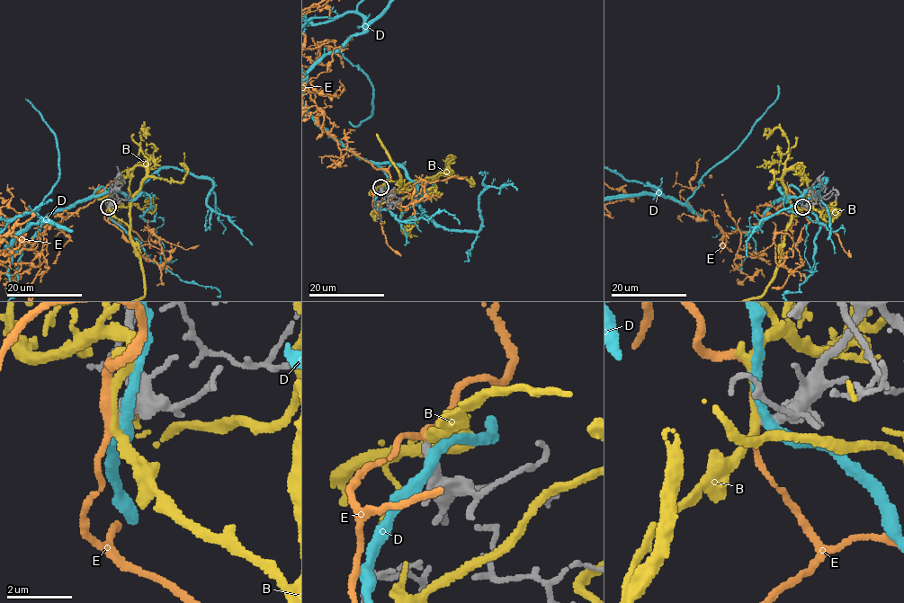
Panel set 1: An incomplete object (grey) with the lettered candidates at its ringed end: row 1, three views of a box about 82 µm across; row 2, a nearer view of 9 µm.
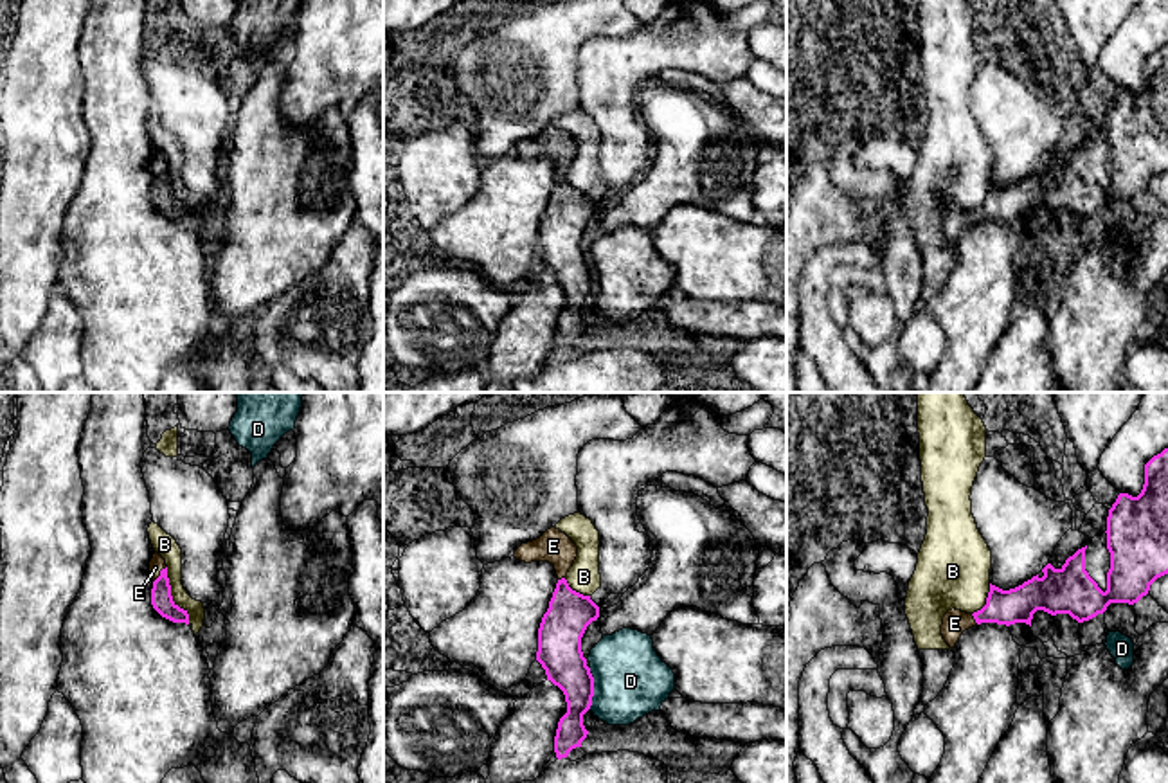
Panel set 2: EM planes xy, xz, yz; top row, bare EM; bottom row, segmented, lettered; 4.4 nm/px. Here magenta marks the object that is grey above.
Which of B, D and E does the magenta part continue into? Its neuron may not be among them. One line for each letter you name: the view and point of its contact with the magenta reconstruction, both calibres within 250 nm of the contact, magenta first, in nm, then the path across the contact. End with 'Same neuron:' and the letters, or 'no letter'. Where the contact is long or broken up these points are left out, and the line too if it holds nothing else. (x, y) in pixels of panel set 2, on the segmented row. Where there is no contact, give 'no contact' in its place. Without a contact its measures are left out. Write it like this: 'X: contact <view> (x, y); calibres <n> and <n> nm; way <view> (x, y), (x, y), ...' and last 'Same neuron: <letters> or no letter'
E: contact xy (161, 575); calibres 100 and 70 nm; way xy (162, 602), (161, 575), (157, 564)
Same neuron: E

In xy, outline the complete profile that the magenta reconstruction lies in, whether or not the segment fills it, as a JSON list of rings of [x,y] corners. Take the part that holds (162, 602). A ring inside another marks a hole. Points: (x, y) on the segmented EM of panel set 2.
[[[155,553],[149,562],[149,576],[153,580],[151,589],[151,605],[153,608],[166,619],[173,623],[185,623],[189,625],[187,610],[180,608],[171,596],[171,585],[167,578],[167,565],[166,560]]]

